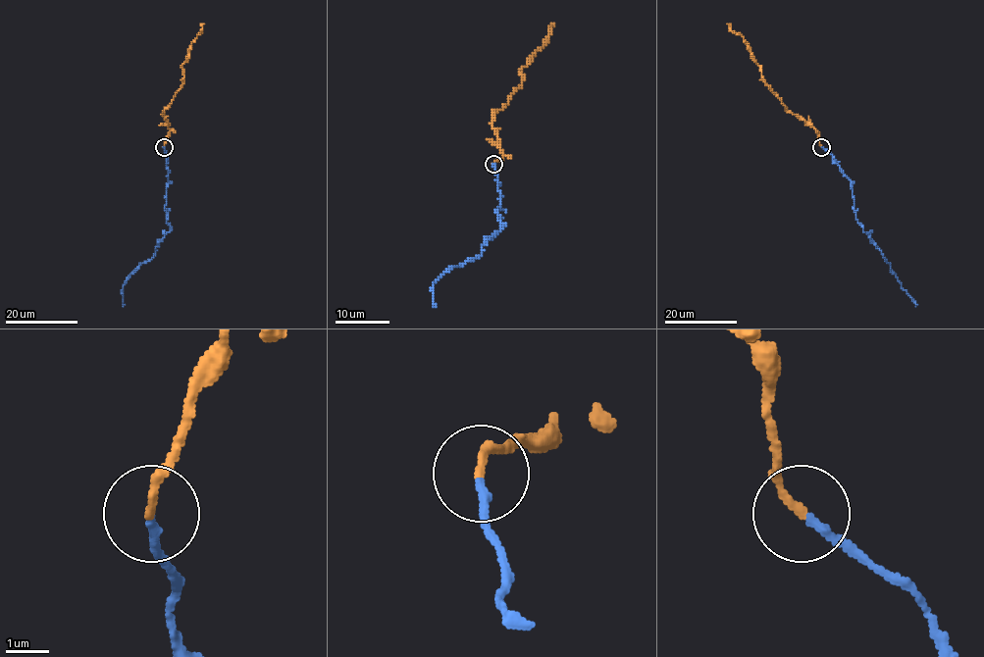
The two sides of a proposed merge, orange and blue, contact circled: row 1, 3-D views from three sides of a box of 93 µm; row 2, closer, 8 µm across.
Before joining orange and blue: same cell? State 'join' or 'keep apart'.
join

